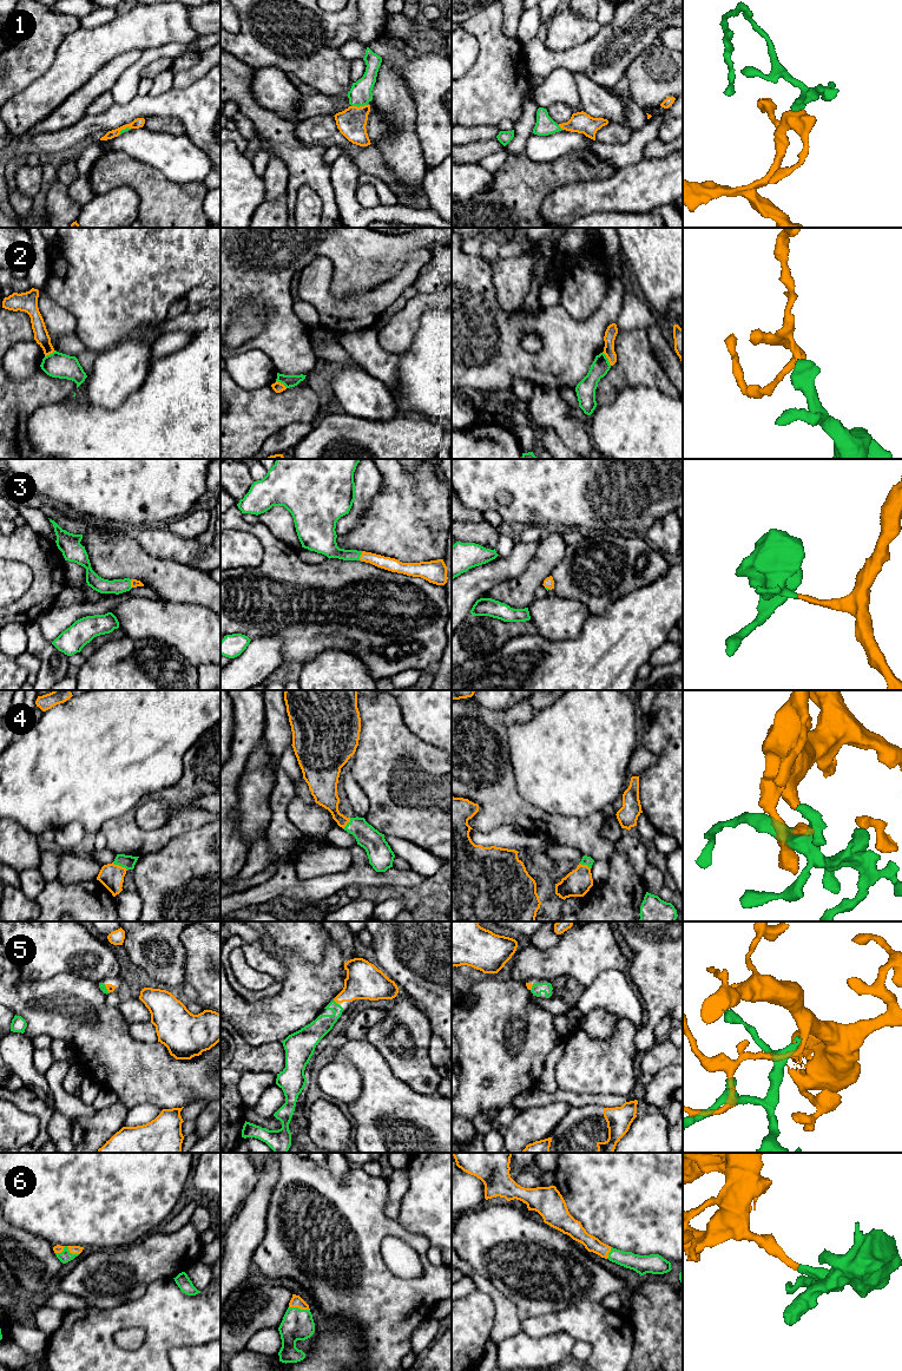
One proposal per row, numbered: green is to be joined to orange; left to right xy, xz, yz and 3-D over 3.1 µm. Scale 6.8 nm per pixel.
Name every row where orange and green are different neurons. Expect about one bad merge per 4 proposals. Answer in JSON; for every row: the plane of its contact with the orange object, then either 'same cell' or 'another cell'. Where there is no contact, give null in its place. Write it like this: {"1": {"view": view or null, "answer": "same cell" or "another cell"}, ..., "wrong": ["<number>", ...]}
{"1": {"view": "xz", "answer": "same cell"}, "2": {"view": "yz", "answer": "another cell"}, "3": {"view": "xz", "answer": "same cell"}, "4": {"view": "xy", "answer": "same cell"}, "5": {"view": "xz", "answer": "same cell"}, "6": {"view": "xy", "answer": "same cell"}, "wrong": ["2"]}

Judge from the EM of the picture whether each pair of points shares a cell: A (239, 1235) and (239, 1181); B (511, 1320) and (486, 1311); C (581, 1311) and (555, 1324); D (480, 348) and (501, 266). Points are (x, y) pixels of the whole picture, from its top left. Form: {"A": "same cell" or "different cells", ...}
{"A": "different cells", "B": "different cells", "C": "same cell", "D": "different cells"}

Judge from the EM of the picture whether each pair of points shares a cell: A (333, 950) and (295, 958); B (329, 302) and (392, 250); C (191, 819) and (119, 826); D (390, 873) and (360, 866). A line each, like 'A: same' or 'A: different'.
A: same
B: different
C: same
D: same

